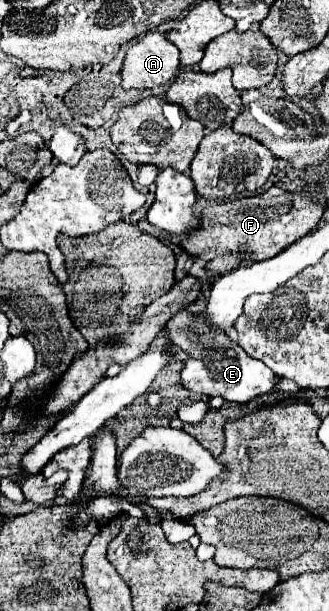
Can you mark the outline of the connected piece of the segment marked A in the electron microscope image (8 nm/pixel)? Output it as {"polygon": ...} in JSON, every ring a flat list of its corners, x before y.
{"polygon":[[149,31,141,41,129,47,123,69,123,89,153,89,165,85,179,71,179,49,165,33]]}

